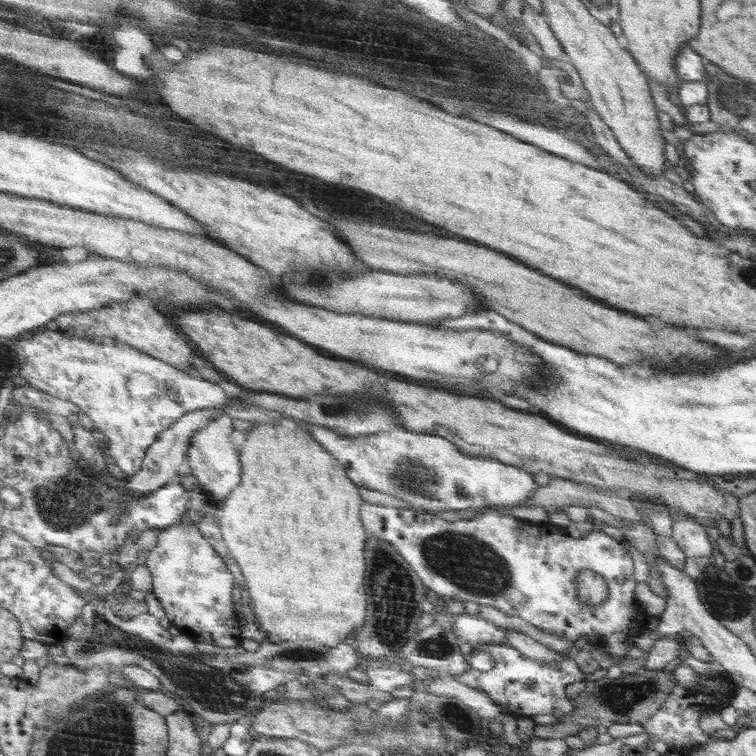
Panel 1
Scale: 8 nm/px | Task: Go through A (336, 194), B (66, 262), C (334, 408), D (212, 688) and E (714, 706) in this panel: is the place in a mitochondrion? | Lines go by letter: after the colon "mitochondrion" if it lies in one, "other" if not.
A: other
B: other
C: mitochondrion
D: mitochondrion
E: other

